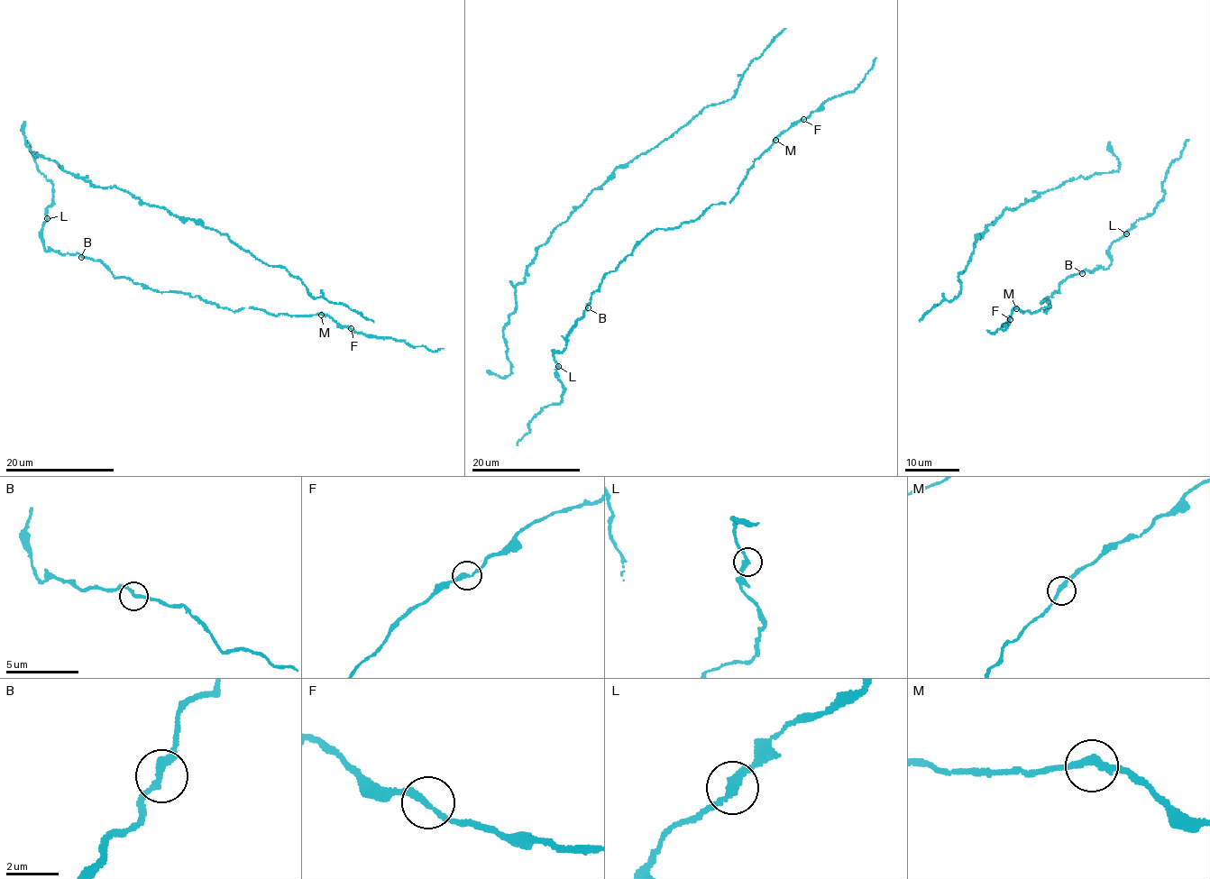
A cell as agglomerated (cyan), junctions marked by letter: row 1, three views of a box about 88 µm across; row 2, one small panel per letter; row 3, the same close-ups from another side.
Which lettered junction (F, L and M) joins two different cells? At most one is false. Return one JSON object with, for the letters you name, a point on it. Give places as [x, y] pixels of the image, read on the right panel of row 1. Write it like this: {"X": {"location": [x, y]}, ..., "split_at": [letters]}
{"split_at": []}

